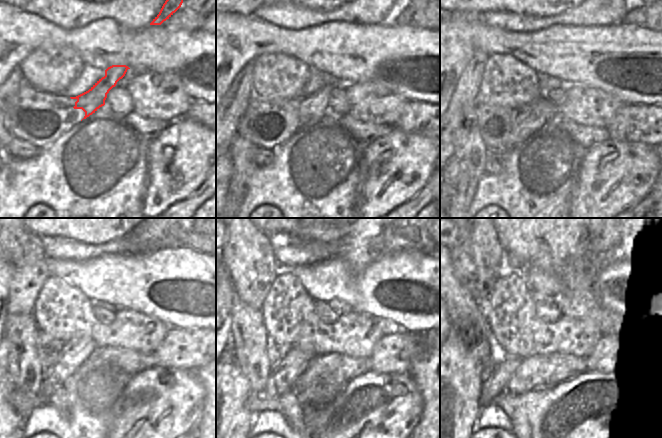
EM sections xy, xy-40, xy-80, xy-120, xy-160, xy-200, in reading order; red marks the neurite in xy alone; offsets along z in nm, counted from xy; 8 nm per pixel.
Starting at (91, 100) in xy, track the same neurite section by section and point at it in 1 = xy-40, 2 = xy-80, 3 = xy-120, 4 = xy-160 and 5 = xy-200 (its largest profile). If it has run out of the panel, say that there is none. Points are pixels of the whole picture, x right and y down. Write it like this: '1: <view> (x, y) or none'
1: xy-40 (315, 106)
2: xy-80 (537, 113)
3: xy-120 (82, 347)
4: xy-160 (281, 379)
5: xy-200 (497, 383)

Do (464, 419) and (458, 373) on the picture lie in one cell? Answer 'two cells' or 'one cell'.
one cell

